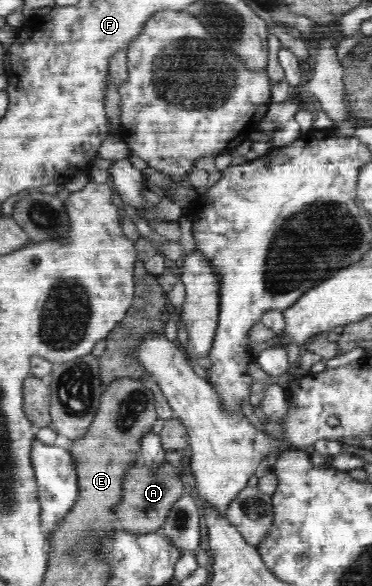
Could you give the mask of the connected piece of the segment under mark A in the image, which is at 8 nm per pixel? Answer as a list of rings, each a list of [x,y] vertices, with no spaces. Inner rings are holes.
[[[166,463],[159,468],[132,466],[127,473],[128,477],[124,477],[124,499],[115,507],[120,527],[134,535],[160,530],[172,505],[185,493],[180,471]]]

